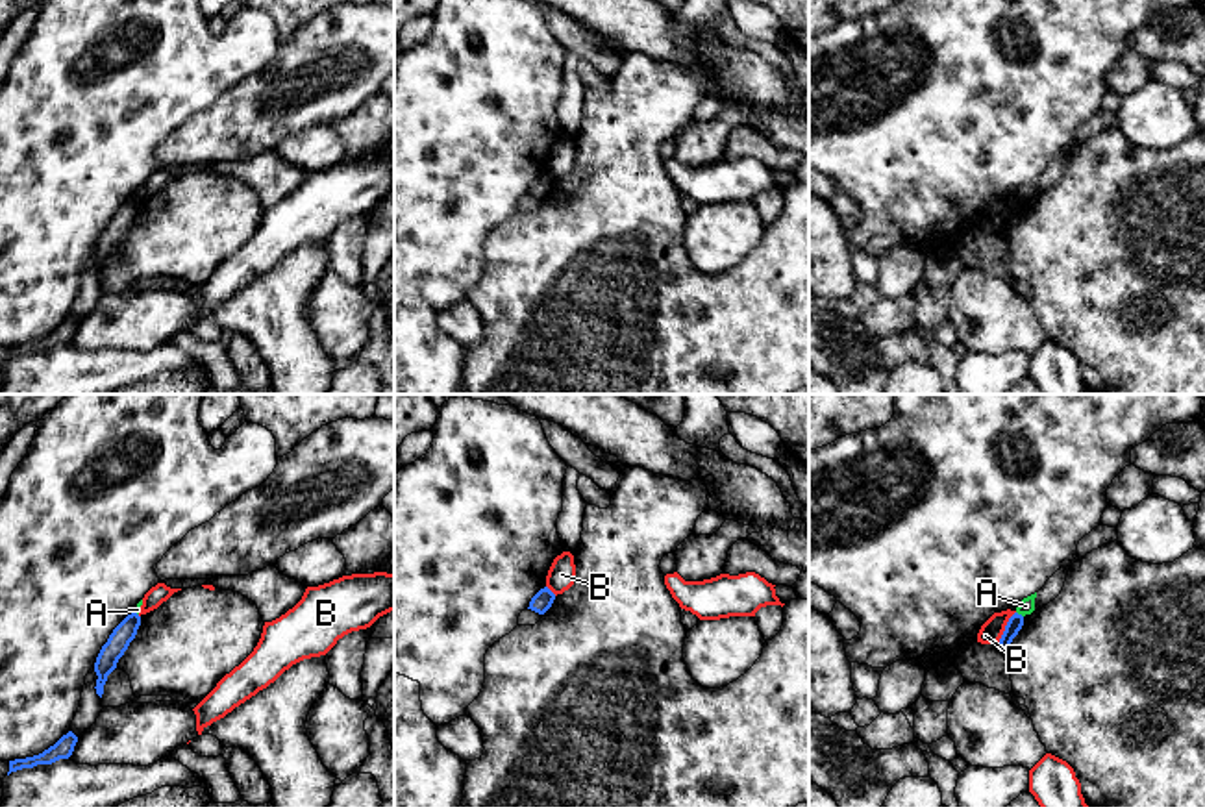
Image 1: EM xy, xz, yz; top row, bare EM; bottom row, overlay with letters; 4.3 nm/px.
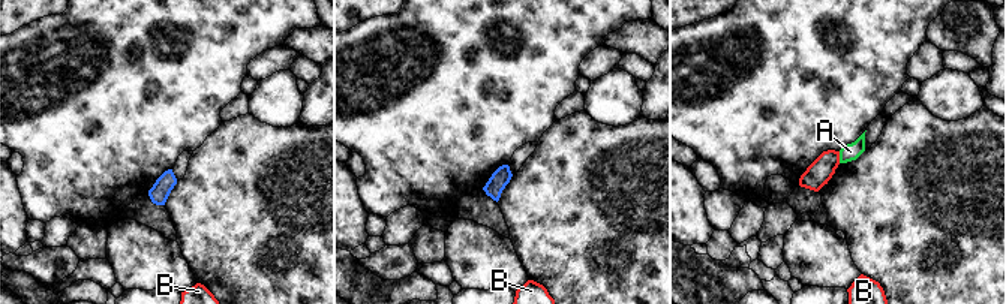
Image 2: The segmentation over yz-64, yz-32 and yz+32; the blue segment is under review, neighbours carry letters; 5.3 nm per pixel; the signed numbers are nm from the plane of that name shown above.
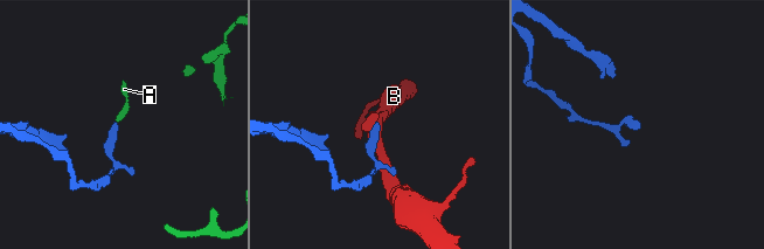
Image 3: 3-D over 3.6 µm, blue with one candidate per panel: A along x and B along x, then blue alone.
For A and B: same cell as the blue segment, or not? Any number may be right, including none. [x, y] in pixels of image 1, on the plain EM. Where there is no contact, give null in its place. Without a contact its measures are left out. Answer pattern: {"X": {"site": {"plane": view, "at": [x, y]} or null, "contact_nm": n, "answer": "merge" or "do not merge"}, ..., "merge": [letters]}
{"A": {"site": {"plane": "yz", "at": [1020, 200]}, "contact_nm": 40, "answer": "do not merge"}, "B": {"site": {"plane": "yz", "at": [1006, 213]}, "contact_nm": 170, "answer": "do not merge"}, "merge": []}

